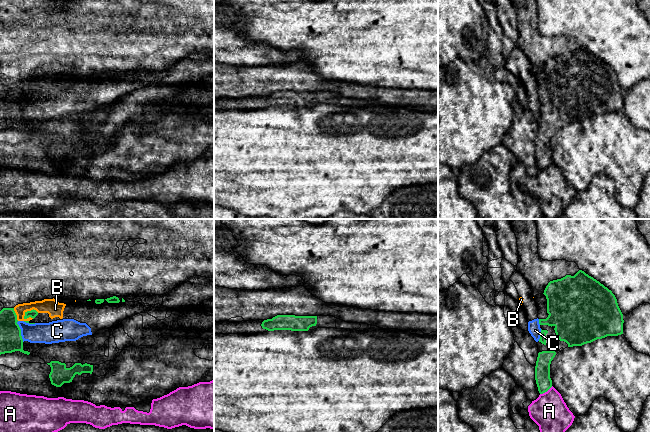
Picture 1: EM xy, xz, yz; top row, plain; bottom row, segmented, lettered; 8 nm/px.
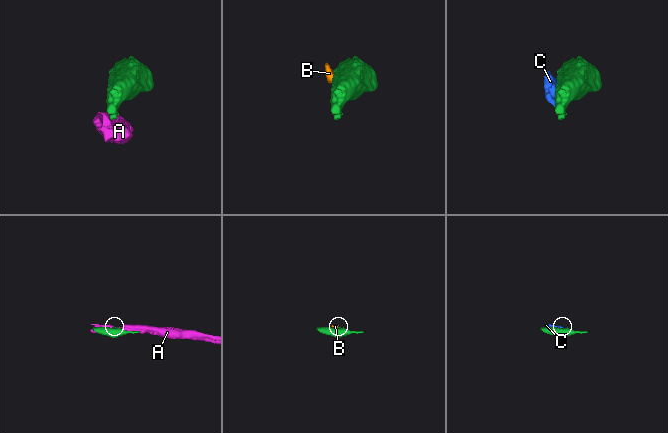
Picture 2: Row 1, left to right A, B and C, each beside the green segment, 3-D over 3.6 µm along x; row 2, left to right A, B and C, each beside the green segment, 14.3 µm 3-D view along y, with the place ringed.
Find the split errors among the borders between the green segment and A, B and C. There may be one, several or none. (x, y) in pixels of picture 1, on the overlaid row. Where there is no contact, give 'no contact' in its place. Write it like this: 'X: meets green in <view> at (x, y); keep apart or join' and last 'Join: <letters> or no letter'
A: meets green in yz at (546, 391); keep apart
B: meets green in xy at (27, 311); keep apart
C: meets green in xy at (20, 331); keep apart
Join: no letter

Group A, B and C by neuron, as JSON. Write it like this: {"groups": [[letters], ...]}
{"groups": [["A"], ["B", "C"]]}

